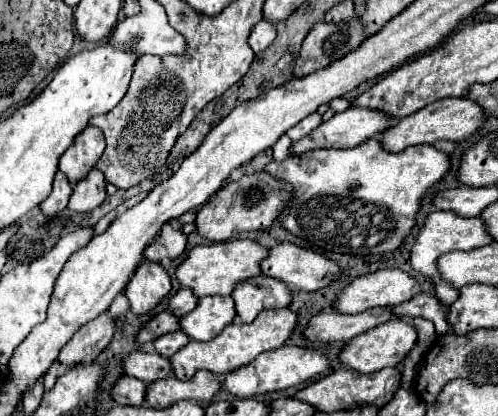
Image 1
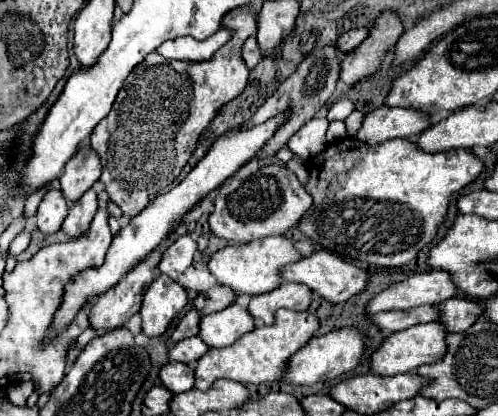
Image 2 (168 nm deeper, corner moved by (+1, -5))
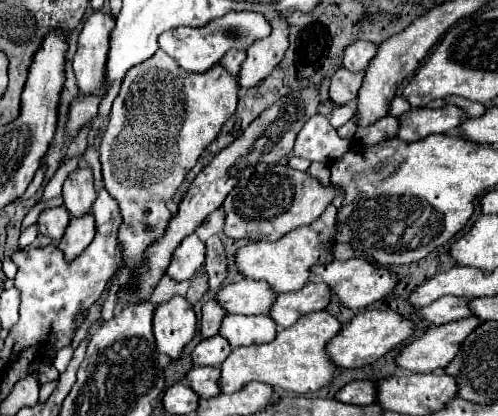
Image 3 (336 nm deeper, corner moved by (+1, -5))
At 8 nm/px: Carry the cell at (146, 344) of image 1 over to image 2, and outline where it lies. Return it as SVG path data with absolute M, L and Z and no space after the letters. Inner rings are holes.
M188 310L180 322L176 324L174 328L174 334L172 334L172 340L174 342L180 342L184 338L190 338L190 336L196 336L198 334L198 320L200 320L200 312L198 310Z

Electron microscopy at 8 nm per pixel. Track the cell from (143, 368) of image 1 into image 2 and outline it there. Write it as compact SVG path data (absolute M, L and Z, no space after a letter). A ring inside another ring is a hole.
M168 362L160 368L158 378L162 380L162 386L174 394L190 390L194 386L194 372L188 364L182 362Z

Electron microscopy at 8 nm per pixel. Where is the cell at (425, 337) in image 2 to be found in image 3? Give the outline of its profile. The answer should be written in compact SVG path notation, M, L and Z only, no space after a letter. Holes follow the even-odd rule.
M470 316L452 324L432 326L422 338L416 338L408 346L402 348L400 356L396 358L398 366L408 366L410 372L436 372L444 370L448 362L452 362L456 350L460 350L464 338L482 326L480 318Z

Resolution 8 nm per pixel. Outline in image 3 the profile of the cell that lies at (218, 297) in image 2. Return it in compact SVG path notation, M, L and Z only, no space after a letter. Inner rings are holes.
M252 278L232 282L218 292L218 302L230 314L268 314L274 300L276 292L272 286Z

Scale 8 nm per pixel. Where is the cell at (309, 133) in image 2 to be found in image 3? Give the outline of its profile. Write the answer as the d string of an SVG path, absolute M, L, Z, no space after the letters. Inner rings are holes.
M316 114L300 130L292 154L310 162L332 162L336 158L342 158L350 150L350 146L352 140L340 138L330 126L328 118Z

